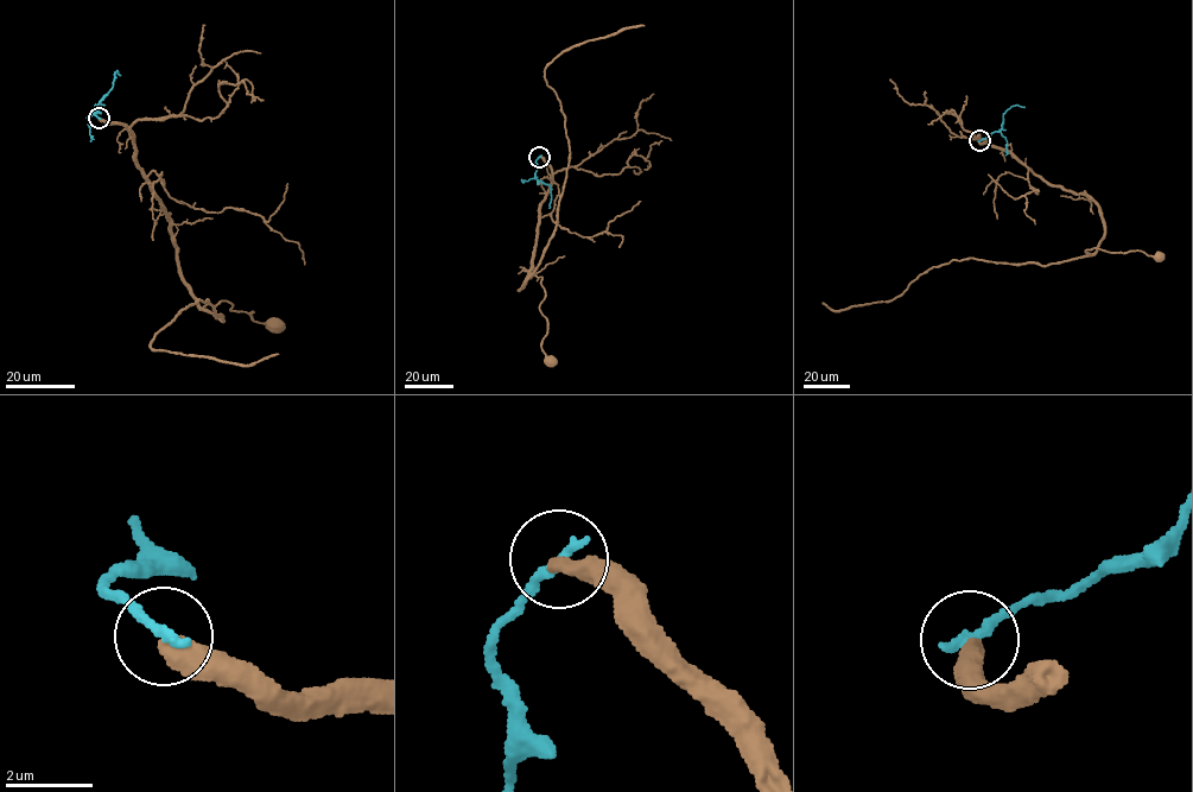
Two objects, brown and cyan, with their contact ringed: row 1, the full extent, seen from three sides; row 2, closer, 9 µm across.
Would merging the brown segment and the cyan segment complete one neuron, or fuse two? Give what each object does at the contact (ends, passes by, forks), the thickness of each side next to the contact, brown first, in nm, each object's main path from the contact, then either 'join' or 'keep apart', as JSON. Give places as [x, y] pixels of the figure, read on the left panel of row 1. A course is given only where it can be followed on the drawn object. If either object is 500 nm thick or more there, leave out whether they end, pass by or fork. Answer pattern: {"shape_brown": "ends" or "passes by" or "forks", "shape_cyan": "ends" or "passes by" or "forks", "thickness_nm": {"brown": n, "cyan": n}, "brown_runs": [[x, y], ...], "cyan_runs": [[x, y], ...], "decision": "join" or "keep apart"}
{"shape_brown": "ends", "shape_cyan": "ends", "thickness_nm": {"brown": 400, "cyan": 260}, "brown_runs": [[99, 118], [133, 132], [146, 181], [170, 215], [181, 279], [200, 306], [228, 302], [274, 327]], "cyan_runs": [[99, 118], [94, 114], [95, 106], [112, 88], [115, 73], [120, 75]], "decision": "keep apart"}

